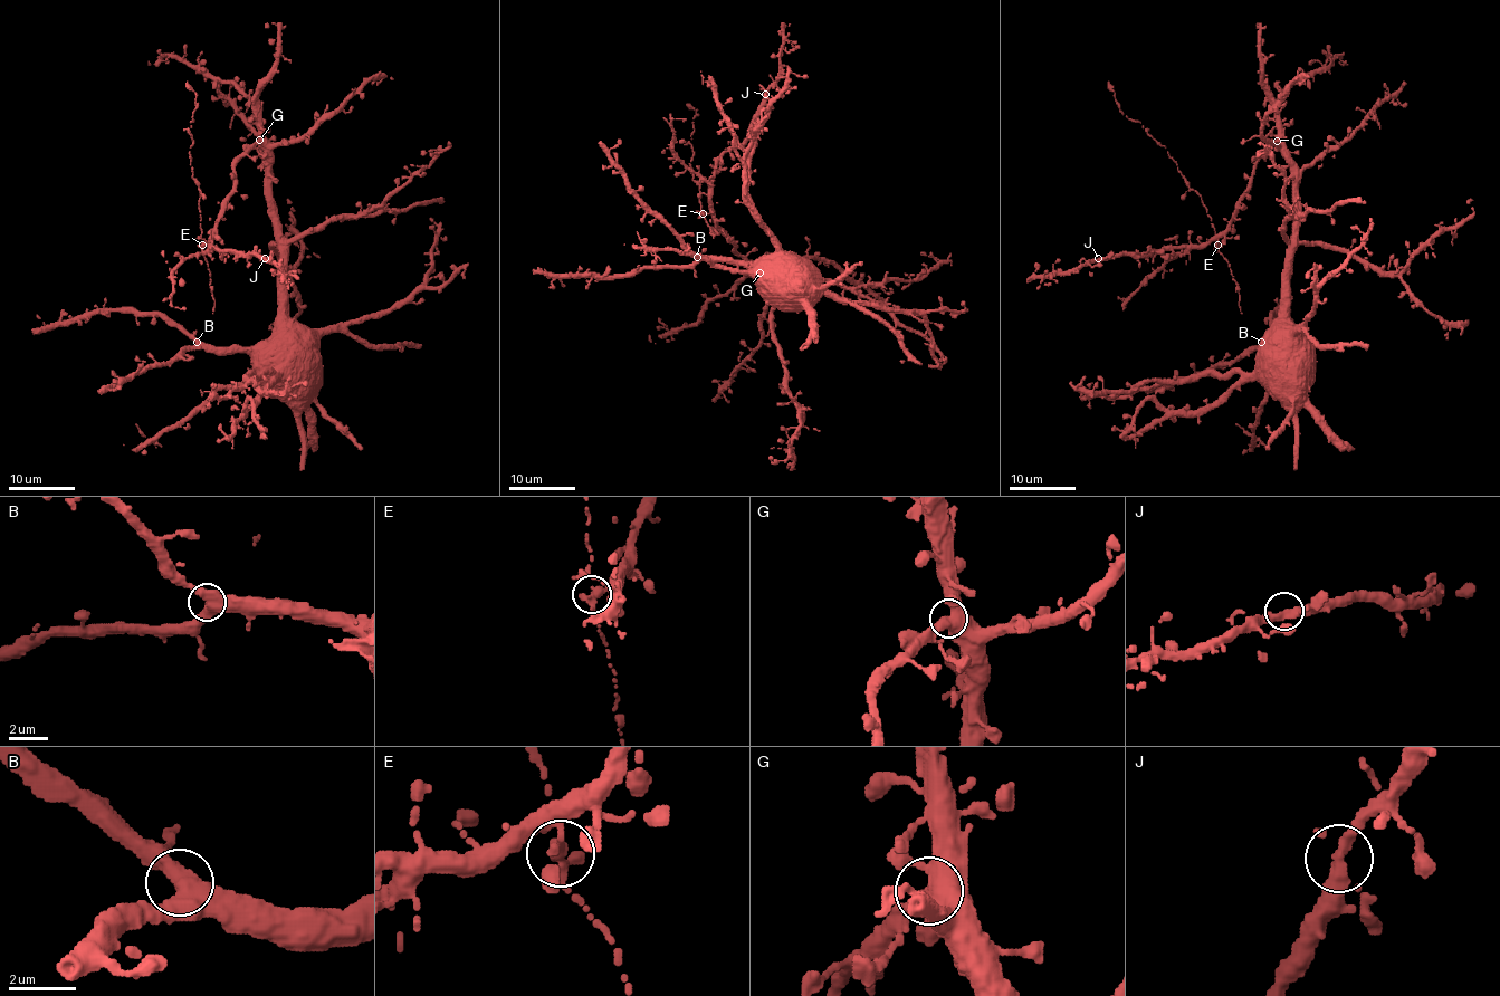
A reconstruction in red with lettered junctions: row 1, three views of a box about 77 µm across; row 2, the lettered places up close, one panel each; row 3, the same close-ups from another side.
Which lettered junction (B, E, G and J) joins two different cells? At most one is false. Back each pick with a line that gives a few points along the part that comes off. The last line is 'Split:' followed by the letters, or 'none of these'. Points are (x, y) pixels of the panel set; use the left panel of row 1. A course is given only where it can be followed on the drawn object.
Split: none of these

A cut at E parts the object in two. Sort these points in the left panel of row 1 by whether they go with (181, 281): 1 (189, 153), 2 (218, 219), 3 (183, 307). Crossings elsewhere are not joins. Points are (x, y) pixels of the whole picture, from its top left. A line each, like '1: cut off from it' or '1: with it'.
1: cut off from it
2: with it
3: with it

